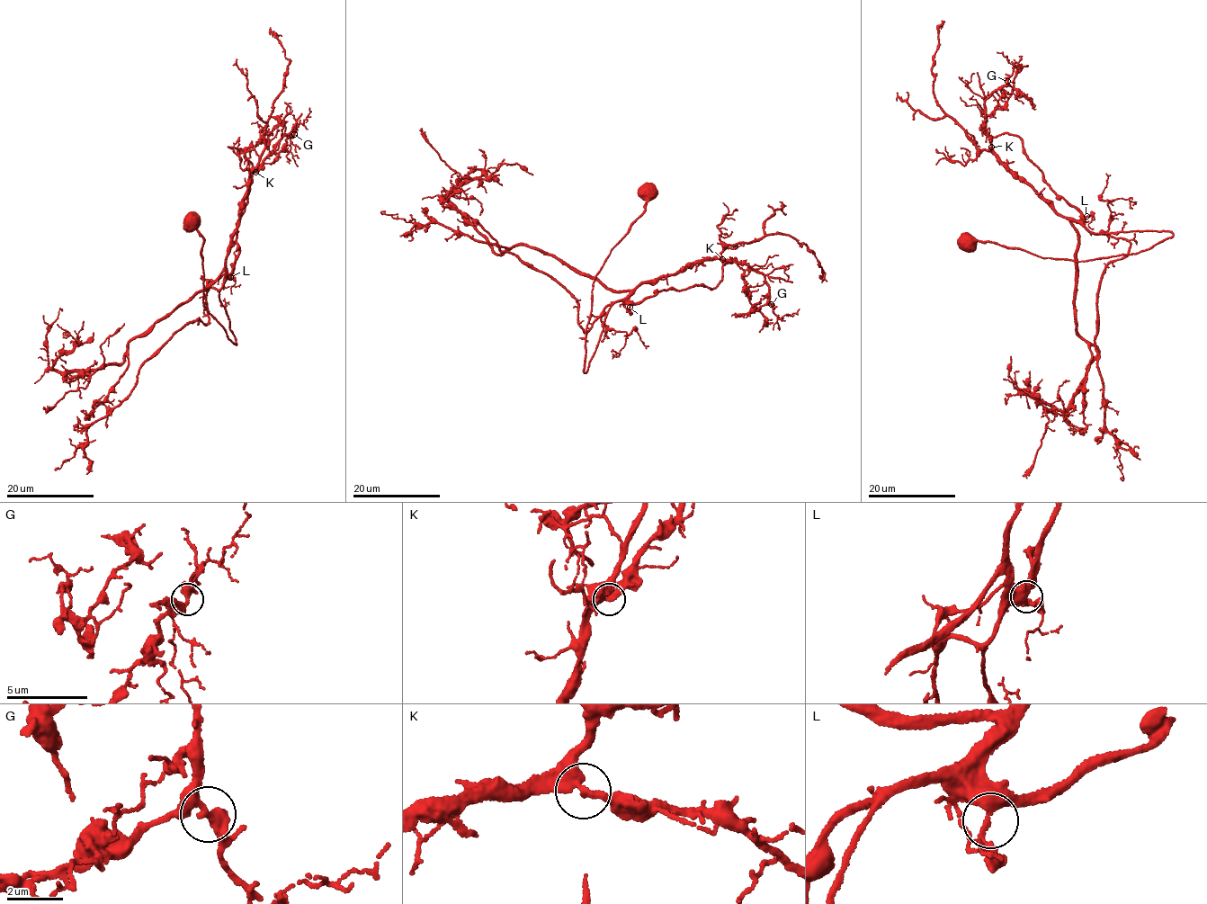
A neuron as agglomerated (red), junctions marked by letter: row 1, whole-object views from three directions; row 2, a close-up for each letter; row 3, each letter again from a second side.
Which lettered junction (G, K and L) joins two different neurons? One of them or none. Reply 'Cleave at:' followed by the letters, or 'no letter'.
Cleave at: no letter

